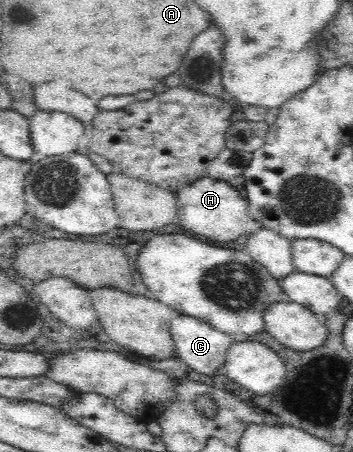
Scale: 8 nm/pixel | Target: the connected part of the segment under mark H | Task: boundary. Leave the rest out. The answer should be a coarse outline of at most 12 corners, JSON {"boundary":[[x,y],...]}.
{"boundary":[[201,178],[174,195],[177,223],[216,243],[247,233],[248,201]]}

